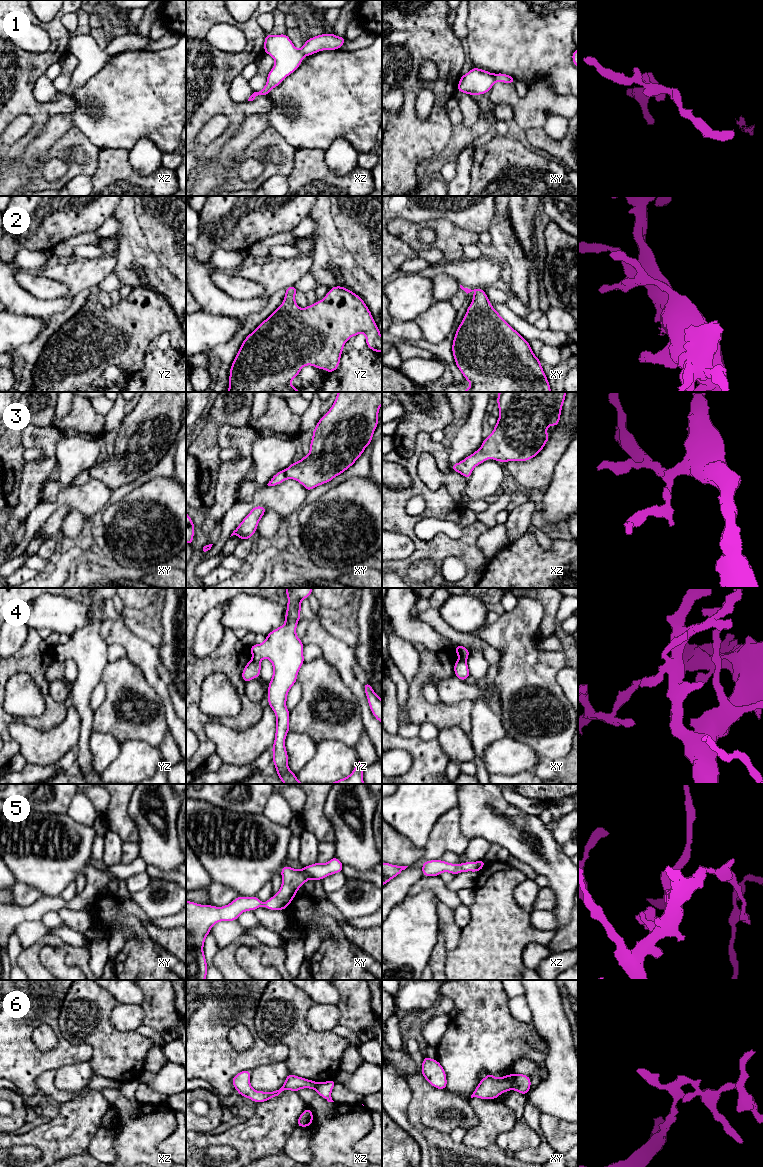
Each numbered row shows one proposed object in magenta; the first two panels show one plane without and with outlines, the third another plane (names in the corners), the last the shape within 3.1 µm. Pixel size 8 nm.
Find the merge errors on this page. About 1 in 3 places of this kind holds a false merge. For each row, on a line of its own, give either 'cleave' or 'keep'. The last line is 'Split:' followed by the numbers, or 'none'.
1: keep
2: keep
3: keep
4: cleave
5: keep
6: cleave
Split: 4, 6

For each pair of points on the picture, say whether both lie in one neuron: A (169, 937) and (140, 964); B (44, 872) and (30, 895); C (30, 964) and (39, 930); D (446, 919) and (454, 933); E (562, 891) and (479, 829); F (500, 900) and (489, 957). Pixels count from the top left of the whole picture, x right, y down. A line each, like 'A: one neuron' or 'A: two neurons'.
A: two neurons
B: two neurons
C: two neurons
D: one neuron
E: one neuron
F: one neuron

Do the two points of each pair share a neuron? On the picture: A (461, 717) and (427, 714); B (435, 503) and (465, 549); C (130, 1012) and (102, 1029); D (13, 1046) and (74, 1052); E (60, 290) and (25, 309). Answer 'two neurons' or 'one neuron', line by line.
A: one neuron
B: one neuron
C: two neurons
D: one neuron
E: two neurons

